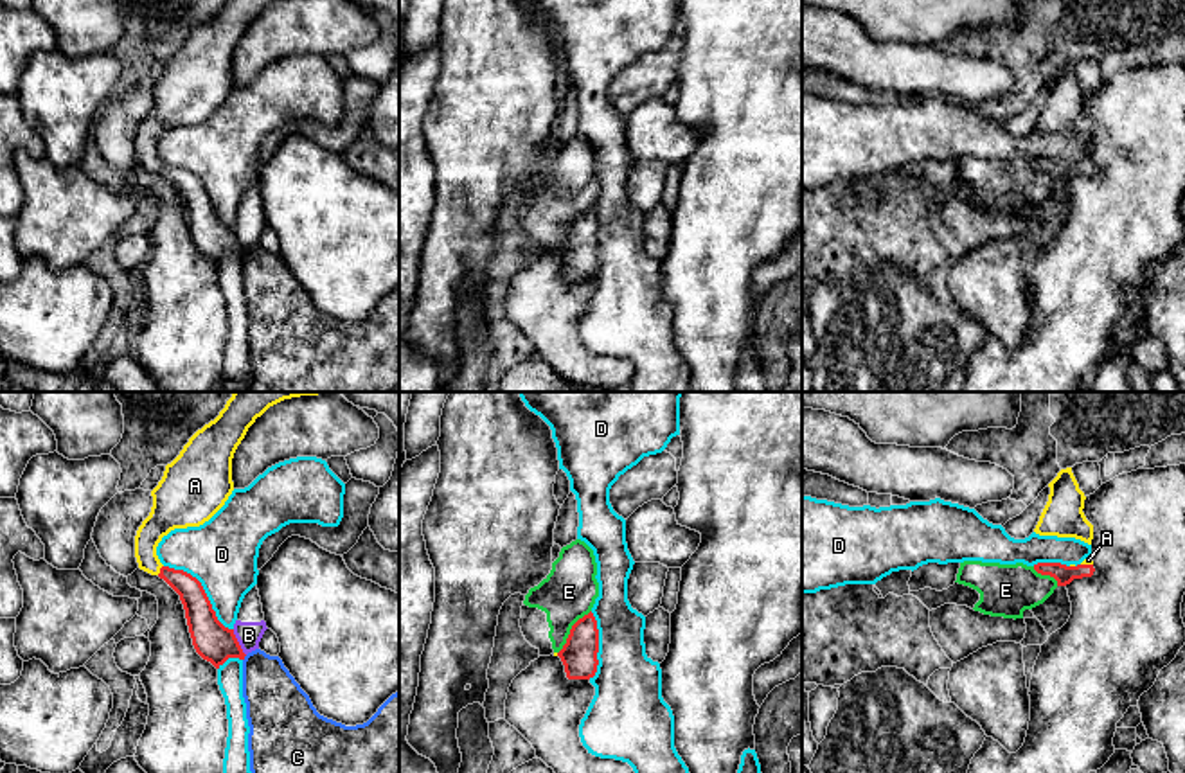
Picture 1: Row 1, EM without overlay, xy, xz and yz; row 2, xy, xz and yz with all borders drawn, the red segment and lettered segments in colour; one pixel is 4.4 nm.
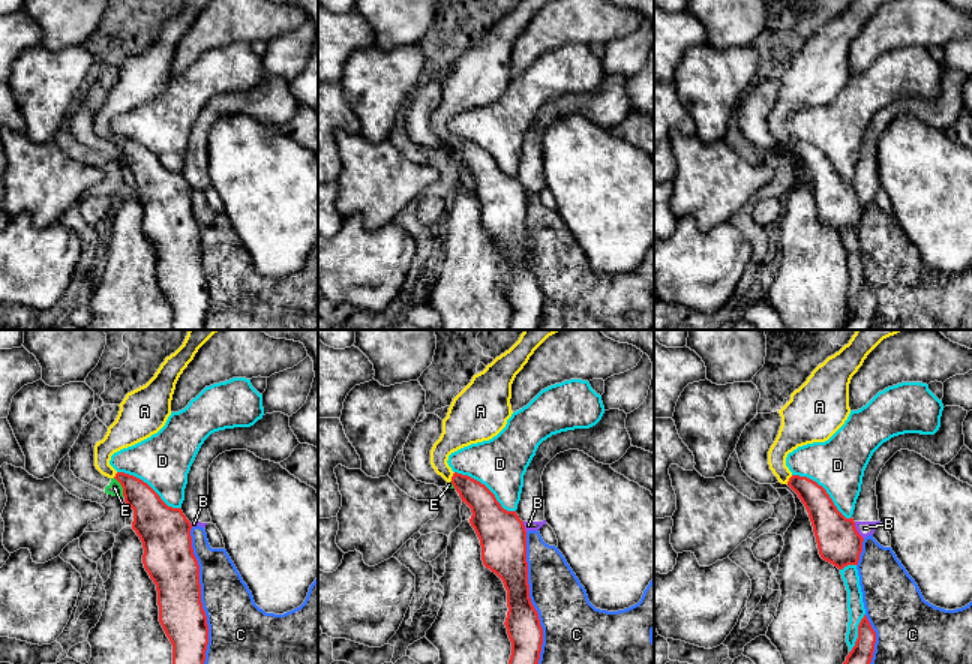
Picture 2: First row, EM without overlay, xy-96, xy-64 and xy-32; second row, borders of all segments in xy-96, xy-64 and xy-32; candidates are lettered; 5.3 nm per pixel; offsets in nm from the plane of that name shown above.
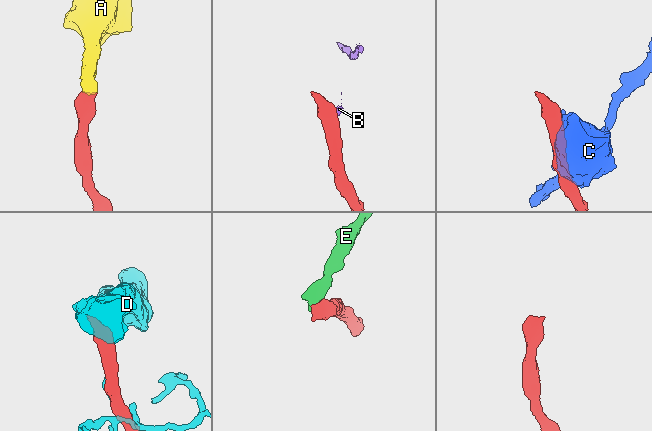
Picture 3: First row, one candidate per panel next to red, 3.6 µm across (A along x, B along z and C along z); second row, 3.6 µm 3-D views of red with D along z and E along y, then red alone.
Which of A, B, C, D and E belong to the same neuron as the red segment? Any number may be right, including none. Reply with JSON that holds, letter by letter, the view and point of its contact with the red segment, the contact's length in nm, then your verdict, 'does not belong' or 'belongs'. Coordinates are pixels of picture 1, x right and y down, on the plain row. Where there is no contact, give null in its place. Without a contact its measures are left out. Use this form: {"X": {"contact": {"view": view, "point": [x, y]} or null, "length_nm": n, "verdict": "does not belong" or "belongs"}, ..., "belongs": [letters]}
{"A": {"contact": {"view": "xy", "point": [160, 168]}, "length_nm": 50, "verdict": "belongs"}, "B": {"contact": {"view": "xy", "point": [238, 239]}, "length_nm": 130, "verdict": "does not belong"}, "C": {"contact": {"view": "xy", "point": [243, 256]}, "length_nm": 40, "verdict": "does not belong"}, "D": {"contact": {"view": "xy", "point": [204, 187]}, "length_nm": 420, "verdict": "does not belong"}, "E": {"contact": {"view": "xz", "point": [570, 229]}, "length_nm": 240, "verdict": "does not belong"}, "belongs": ["A"]}

